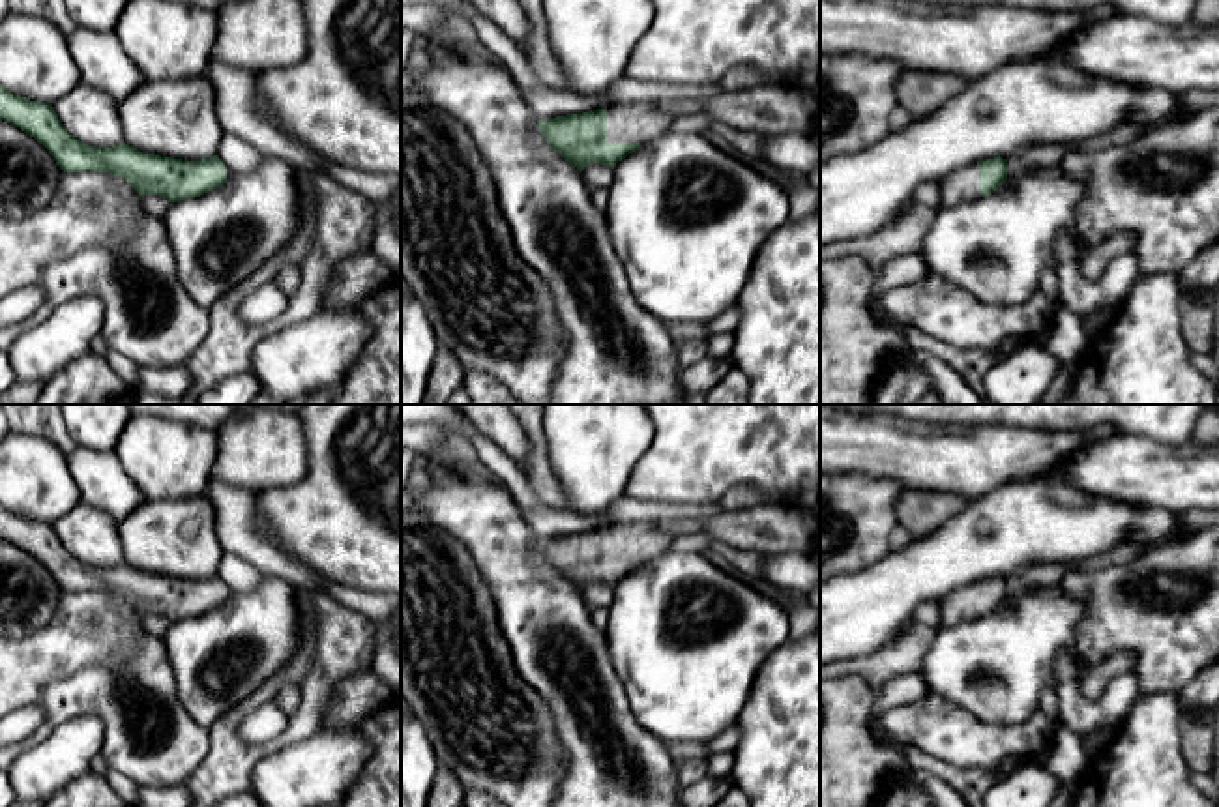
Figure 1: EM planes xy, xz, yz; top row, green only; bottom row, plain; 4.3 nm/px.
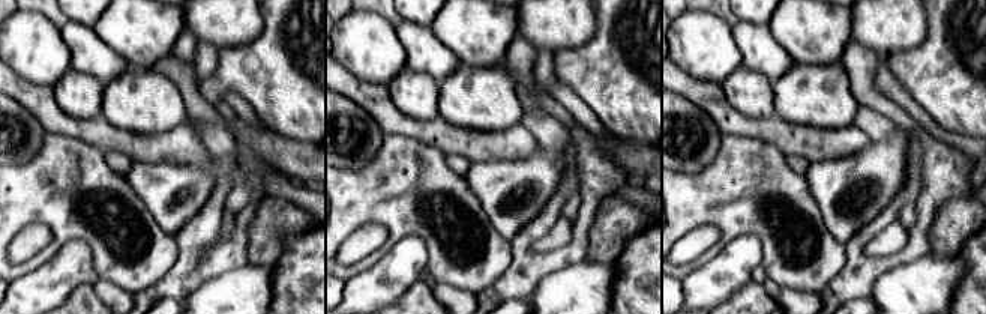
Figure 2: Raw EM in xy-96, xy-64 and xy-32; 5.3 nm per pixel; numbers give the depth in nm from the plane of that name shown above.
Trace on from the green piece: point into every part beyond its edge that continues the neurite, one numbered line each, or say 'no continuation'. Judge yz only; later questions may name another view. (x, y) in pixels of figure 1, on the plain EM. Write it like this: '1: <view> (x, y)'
1: yz (961, 605)

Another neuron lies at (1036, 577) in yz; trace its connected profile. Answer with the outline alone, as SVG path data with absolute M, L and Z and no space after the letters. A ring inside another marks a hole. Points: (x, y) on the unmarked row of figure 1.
M1127 543L1118 549L1112 549L1110 552L1086 560L1062 562L1062 564L1037 564L1024 567L1007 579L1007 597L1011 601L1017 601L1030 592L1037 592L1050 584L1060 582L1069 571L1090 573L1109 565L1125 564L1140 556L1148 549L1150 549L1148 545Z

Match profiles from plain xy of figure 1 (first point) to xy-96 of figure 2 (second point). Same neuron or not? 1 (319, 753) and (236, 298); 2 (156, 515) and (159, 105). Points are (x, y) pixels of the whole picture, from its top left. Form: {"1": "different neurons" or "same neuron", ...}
{"1": "same neuron", "2": "same neuron"}

